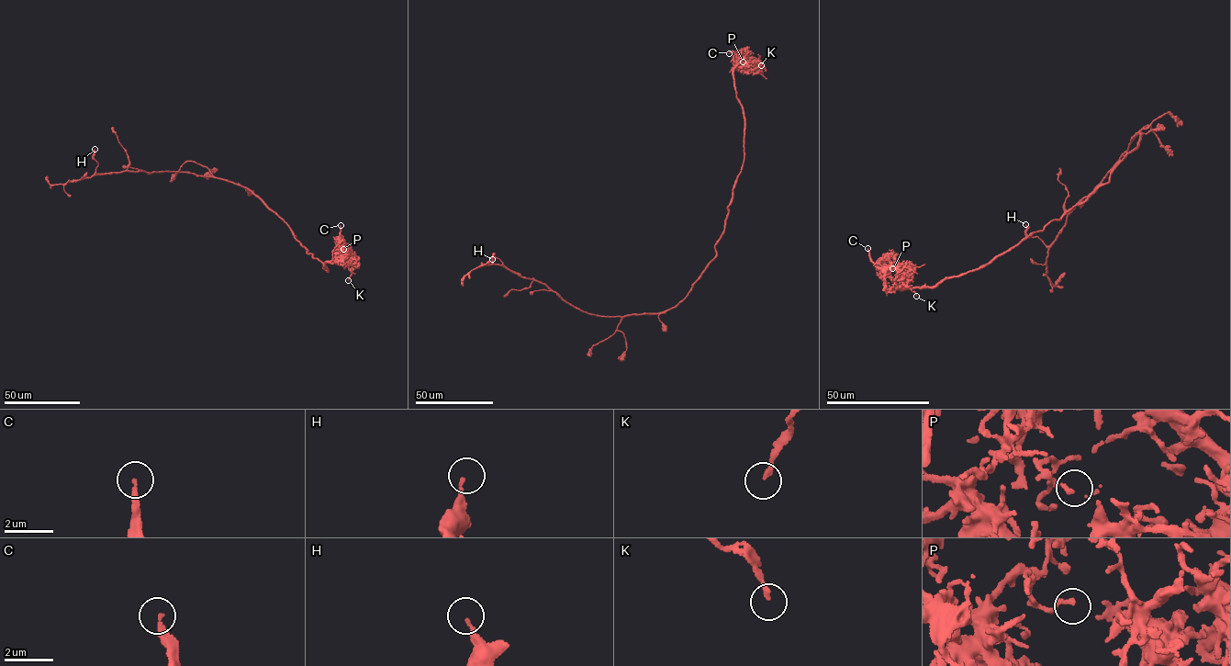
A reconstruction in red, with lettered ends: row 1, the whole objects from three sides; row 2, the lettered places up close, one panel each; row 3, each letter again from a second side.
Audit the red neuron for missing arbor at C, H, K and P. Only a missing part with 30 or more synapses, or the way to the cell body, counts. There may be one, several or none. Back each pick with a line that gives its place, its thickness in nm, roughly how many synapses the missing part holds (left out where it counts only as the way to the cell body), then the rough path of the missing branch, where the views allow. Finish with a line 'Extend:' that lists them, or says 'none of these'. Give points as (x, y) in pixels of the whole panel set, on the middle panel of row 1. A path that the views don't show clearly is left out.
C: (729, 53) | 200 nm | (729, 53), (721, 62), (688, 77), (673, 81)
Extend: C

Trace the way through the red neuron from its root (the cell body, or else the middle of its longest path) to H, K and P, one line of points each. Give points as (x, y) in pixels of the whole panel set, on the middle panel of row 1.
H: (695, 283), (681, 301), (664, 311), (602, 316), (575, 308), (546, 285), (519, 276), (498, 258), (492, 259)
K: (695, 283), (715, 254), (715, 246), (723, 231), (744, 159), (744, 120), (733, 69), (755, 61), (761, 65)
P: (695, 283), (715, 254), (744, 159), (744, 120), (733, 73), (743, 62)

